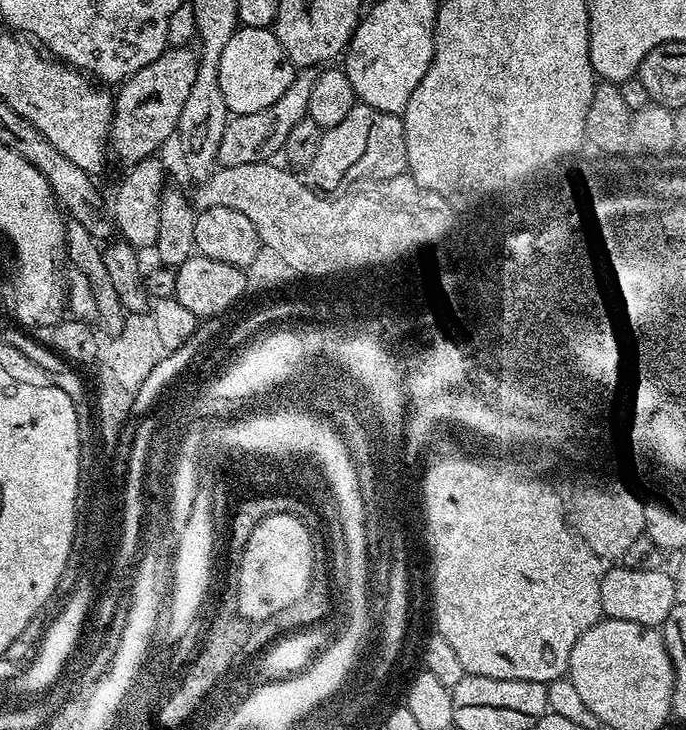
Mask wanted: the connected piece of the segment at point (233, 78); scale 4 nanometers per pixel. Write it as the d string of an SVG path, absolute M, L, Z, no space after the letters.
M237 27L220 59L220 88L226 98L229 113L245 116L272 107L278 98L282 98L282 94L286 94L293 79L294 65L280 45L275 31Z

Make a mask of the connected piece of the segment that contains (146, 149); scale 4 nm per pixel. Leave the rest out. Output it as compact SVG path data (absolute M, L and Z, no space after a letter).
M175 46L165 49L165 52L156 59L154 62L150 62L150 66L142 66L142 70L138 70L133 76L128 77L127 80L123 81L119 85L118 91L114 98L114 123L112 125L112 130L110 133L110 148L116 151L116 156L121 160L122 163L127 164L127 166L136 165L138 162L149 159L153 154L156 154L156 151L167 142L168 139L175 137L177 135L176 123L178 118L182 114L182 106L186 106L186 98L190 98L190 90L194 87L194 80L198 74L199 63L197 53L192 49L188 48L175 48Z

